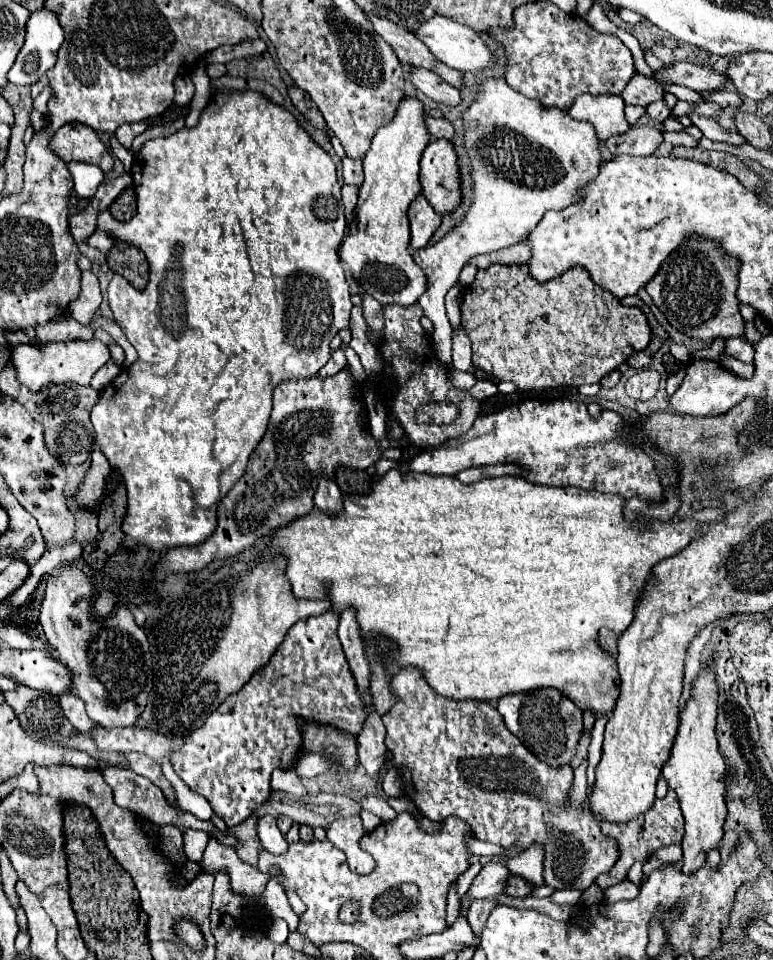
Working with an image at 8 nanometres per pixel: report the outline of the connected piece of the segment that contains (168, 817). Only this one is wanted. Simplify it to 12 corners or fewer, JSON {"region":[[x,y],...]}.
{"region":[[125,767],[101,771],[115,803],[157,827],[209,831],[221,845],[237,839],[210,821],[169,807],[163,793]]}

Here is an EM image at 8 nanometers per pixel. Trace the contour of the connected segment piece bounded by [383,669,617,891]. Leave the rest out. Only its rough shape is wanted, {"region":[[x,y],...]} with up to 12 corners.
{"region":[[391,677],[405,795],[479,841],[545,845],[545,885],[617,861],[573,767],[537,761],[489,701]]}

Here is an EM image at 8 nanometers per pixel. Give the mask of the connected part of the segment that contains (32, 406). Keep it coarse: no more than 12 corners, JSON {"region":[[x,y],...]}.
{"region":[[59,383],[13,399],[45,427],[47,449],[79,465],[95,449],[99,391]]}

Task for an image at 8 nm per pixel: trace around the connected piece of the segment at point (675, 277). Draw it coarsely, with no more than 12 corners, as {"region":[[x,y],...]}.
{"region":[[689,239],[645,285],[683,335],[743,337],[737,259]]}

